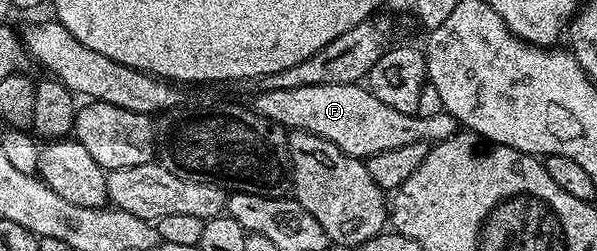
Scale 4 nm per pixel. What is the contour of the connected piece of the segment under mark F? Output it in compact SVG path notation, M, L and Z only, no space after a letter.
M328 84L327 86L295 86L295 90L261 90L251 101L253 111L263 118L292 131L309 131L333 142L343 154L368 158L383 150L399 150L411 142L435 145L459 130L457 119L442 110L432 118L408 116L387 102L379 102L368 87L361 84Z

